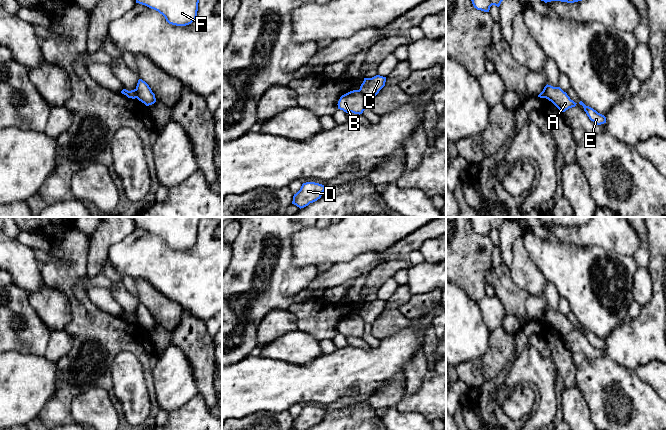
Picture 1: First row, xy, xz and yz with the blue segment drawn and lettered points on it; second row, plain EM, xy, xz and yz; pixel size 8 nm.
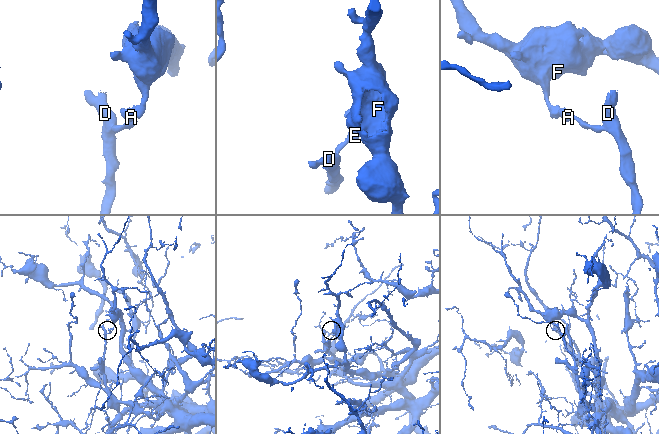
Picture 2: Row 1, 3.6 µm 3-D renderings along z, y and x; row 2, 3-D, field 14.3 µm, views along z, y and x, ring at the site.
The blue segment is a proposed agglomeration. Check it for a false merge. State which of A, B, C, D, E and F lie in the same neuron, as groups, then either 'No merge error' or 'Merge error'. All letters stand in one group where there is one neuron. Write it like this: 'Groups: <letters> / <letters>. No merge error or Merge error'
Groups: A B D E / C F. Merge error

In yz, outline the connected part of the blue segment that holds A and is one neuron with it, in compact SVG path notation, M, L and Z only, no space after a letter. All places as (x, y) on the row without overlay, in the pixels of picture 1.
M549 309L545 314L545 319L546 323L551 325L561 336L565 336L577 328L560 311Z

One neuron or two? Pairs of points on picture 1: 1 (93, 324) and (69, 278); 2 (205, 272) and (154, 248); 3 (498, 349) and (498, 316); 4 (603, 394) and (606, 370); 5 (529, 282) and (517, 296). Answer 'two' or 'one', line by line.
1: one
2: one
3: two
4: one
5: two

